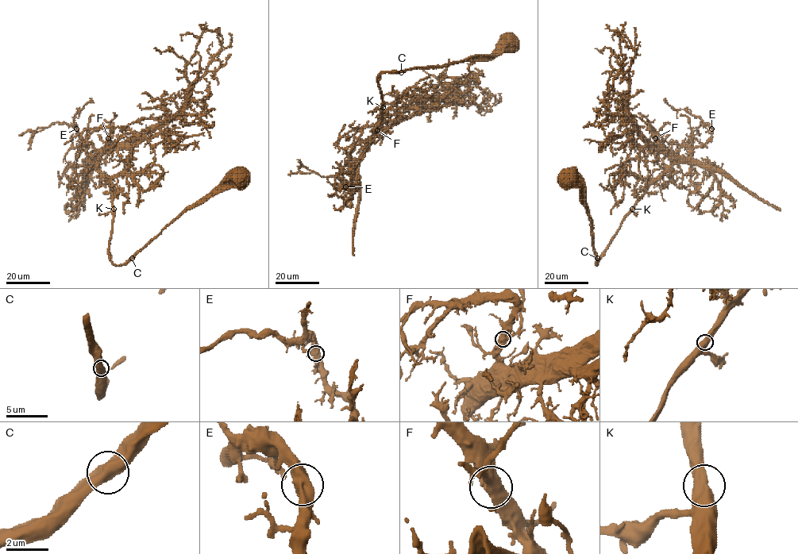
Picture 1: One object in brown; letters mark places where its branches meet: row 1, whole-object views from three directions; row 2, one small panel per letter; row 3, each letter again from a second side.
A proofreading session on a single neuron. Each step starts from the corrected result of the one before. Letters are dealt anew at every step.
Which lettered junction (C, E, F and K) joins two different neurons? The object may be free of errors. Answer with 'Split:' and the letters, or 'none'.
Split: none

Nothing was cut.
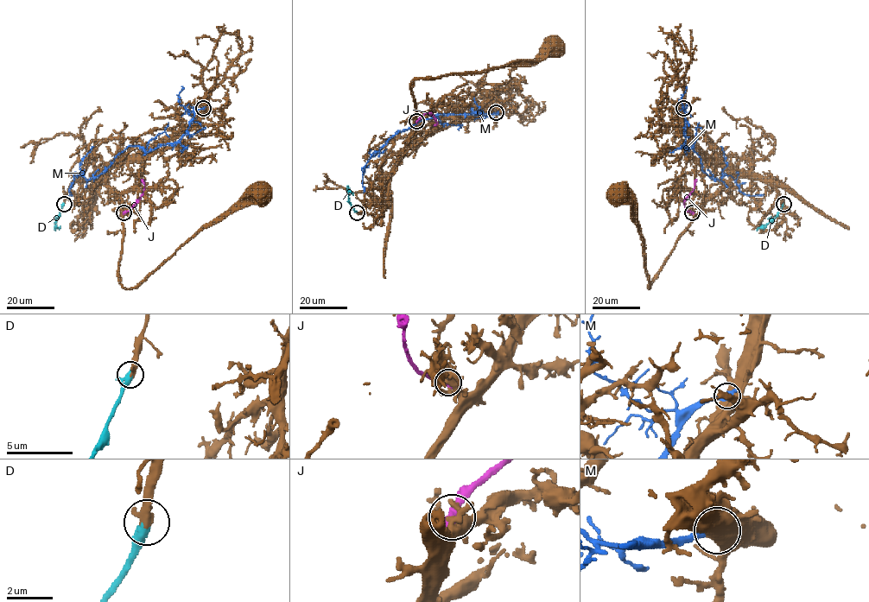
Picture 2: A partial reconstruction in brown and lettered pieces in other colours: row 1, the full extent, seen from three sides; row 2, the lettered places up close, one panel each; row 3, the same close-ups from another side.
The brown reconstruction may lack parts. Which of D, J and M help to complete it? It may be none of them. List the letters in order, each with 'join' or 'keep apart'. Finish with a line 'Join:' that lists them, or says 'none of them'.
D: join
J: keep apart
M: keep apart
Join: D

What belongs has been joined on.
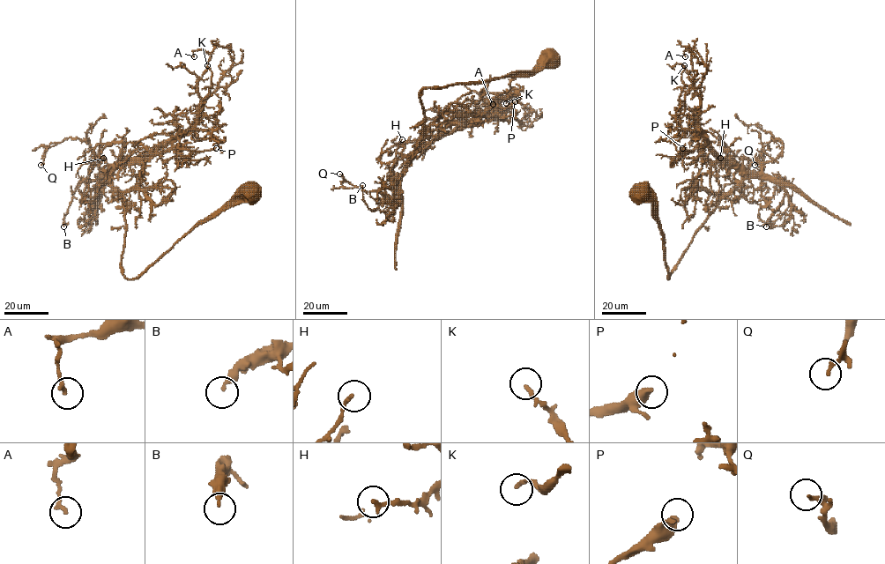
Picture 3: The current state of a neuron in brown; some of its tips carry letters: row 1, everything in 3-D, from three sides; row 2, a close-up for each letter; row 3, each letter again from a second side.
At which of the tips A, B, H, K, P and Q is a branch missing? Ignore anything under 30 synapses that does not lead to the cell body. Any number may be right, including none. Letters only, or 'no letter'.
no letter

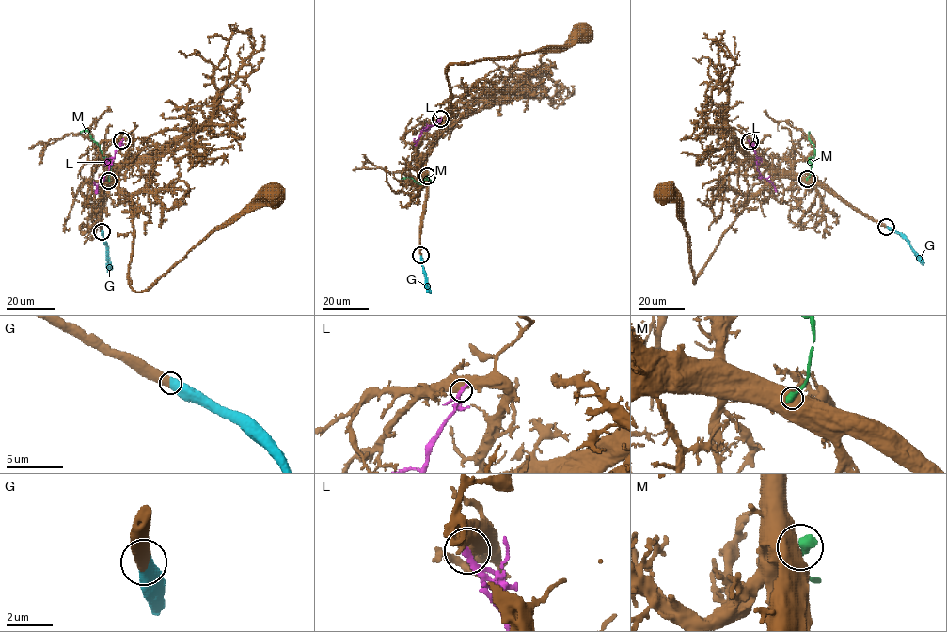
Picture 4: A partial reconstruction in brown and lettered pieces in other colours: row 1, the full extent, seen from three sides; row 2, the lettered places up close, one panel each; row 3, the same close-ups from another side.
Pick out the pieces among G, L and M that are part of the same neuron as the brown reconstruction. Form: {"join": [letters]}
{"join": ["G"]}

